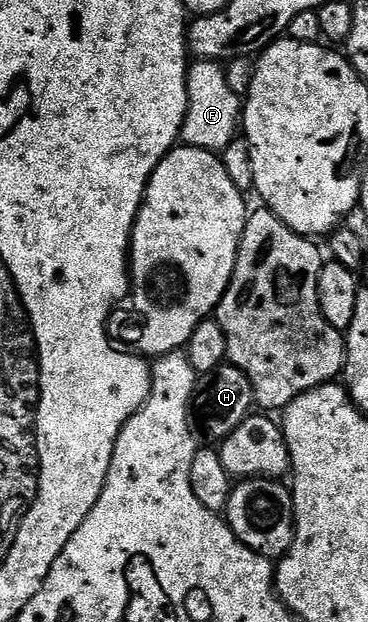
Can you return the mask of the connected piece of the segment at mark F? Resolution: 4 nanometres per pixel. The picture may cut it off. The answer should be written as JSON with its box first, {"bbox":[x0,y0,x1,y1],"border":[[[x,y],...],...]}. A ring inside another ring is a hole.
{"bbox":[182,59,241,153],"border":[[[196,59],[187,69],[187,117],[183,123],[182,143],[188,148],[204,148],[222,153],[236,139],[241,128],[241,96],[227,81],[222,63]]]}

